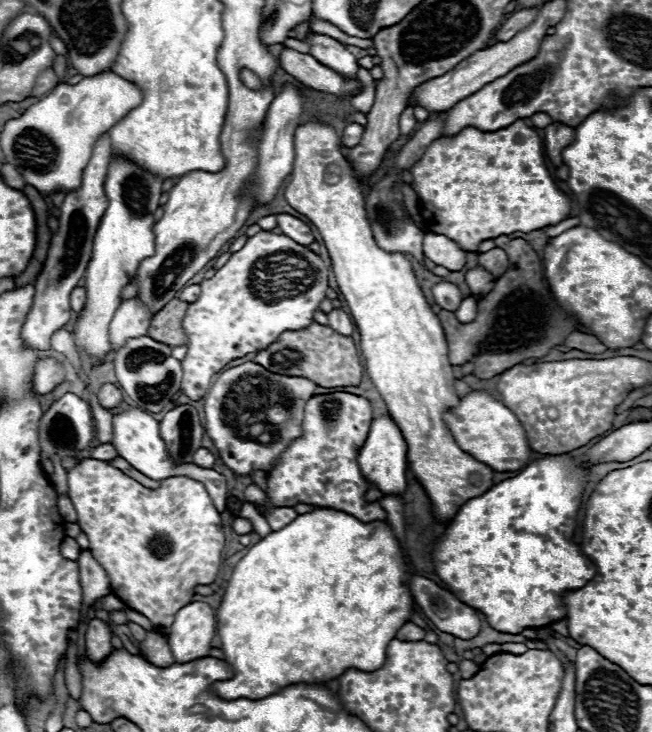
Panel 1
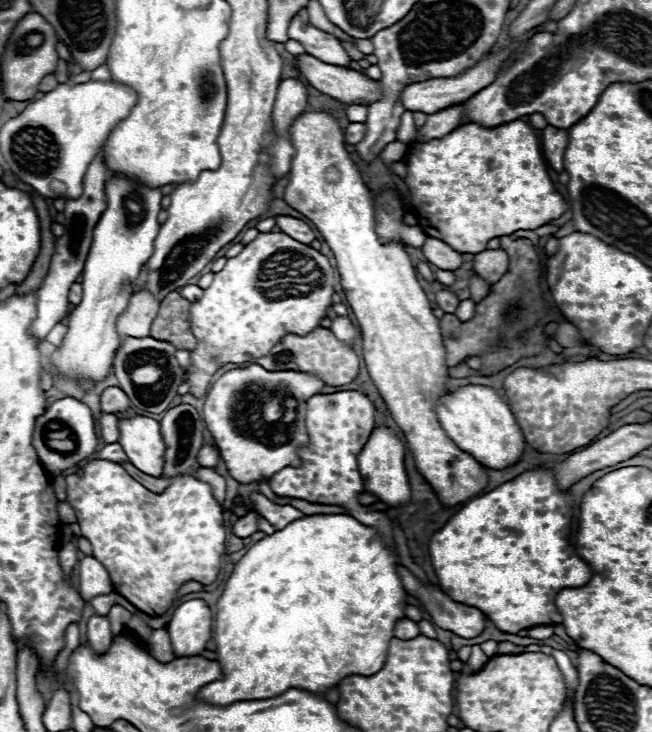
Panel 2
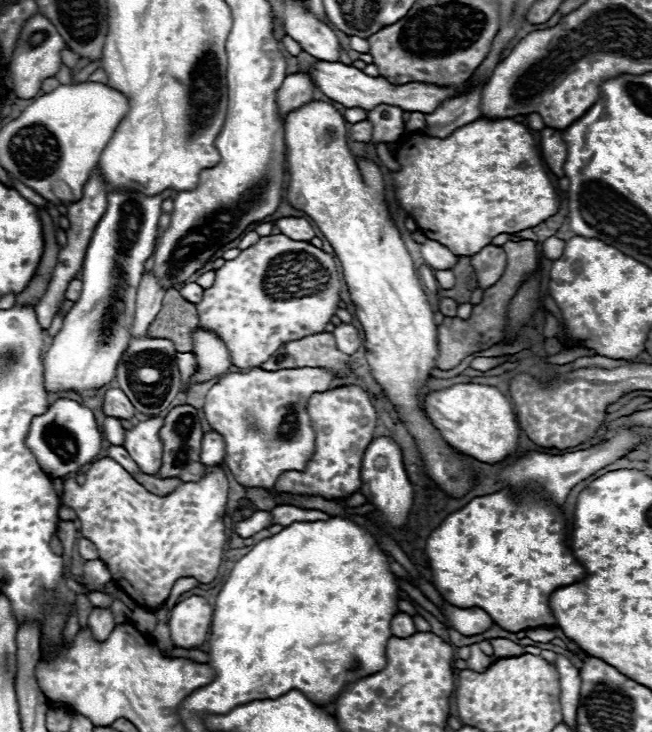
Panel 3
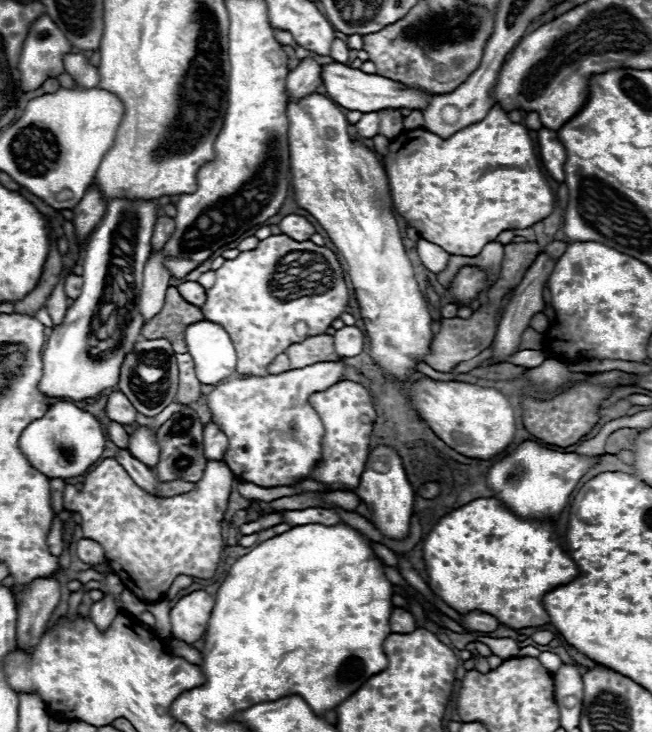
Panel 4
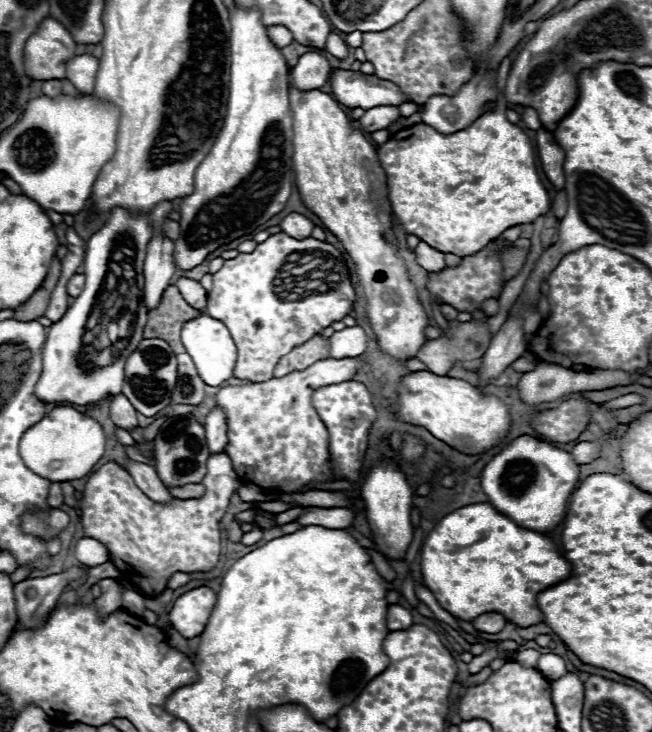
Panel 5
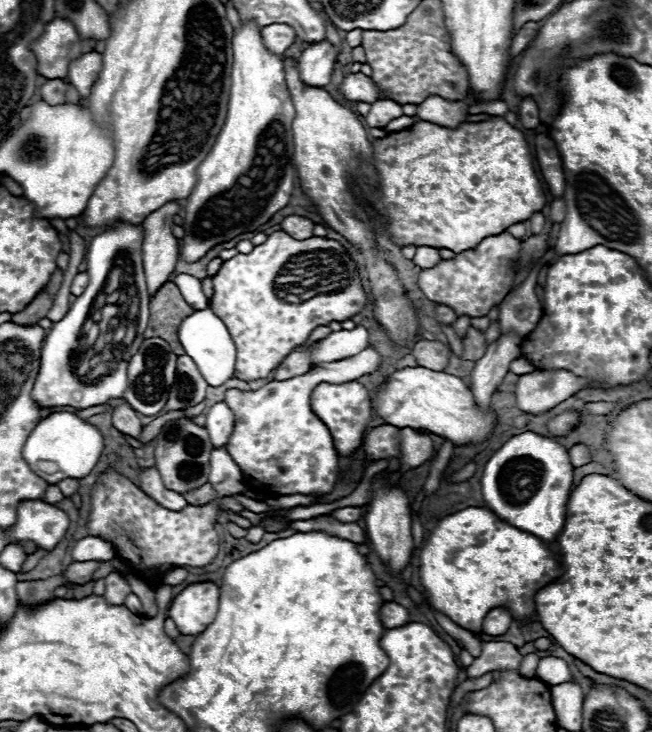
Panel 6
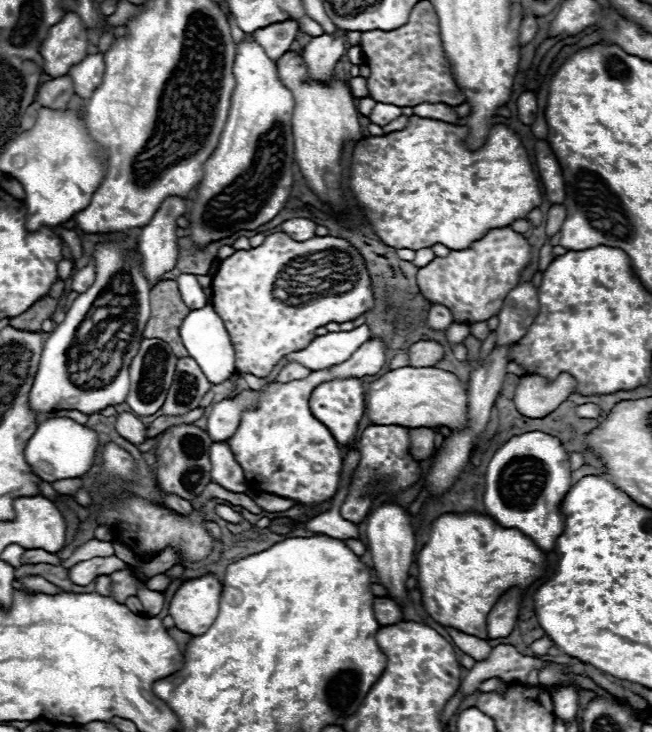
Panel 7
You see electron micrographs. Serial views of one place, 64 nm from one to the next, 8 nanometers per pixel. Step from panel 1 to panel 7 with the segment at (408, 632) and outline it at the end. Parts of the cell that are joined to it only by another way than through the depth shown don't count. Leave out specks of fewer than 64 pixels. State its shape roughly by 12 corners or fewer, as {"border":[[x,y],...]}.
{"border":[[374,598],[378,624],[390,626],[402,620],[400,606],[390,598]]}

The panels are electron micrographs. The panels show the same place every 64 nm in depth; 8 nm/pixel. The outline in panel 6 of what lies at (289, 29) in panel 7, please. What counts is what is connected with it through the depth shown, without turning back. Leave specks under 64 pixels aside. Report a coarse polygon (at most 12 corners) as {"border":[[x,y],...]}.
{"border":[[270,24],[260,30],[266,50],[282,56],[296,40],[288,24]]}

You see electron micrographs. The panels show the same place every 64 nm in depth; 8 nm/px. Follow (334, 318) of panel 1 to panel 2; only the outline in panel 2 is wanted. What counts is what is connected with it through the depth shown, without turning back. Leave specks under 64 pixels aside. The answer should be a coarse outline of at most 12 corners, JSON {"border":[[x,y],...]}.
{"border":[[348,318],[332,320],[334,336],[346,346],[354,346],[356,328]]}

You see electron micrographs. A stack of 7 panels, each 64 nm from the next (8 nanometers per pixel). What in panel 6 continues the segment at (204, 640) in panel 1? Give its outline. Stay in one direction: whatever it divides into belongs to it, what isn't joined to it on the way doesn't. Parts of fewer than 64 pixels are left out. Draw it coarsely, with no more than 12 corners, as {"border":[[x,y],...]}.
{"border":[[214,582],[186,586],[168,616],[182,634],[198,636],[218,612]]}

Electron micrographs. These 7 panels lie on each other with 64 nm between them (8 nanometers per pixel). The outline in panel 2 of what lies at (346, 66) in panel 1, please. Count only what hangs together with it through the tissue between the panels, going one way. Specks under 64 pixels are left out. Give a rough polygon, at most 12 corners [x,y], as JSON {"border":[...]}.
{"border":[[290,20],[288,38],[326,64],[350,64],[336,36]]}

